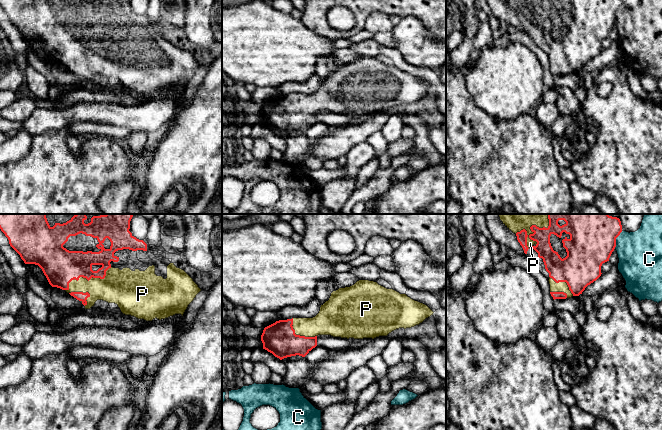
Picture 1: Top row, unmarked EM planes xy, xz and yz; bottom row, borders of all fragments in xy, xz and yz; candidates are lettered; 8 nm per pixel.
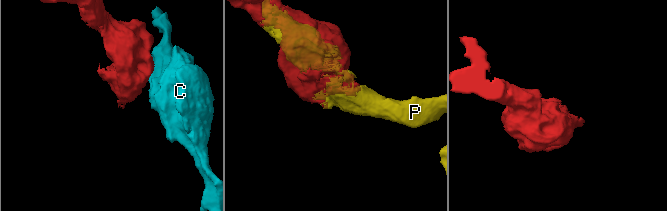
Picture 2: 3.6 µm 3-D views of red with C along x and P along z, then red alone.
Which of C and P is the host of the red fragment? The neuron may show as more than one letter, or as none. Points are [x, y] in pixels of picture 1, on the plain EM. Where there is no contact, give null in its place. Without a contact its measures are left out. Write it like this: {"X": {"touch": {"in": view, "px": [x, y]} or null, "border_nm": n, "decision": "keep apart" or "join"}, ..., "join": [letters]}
{"C": {"touch": {"in": "yz", "px": [615, 16]}, "border_nm": 160, "decision": "keep apart"}, "P": {"touch": {"in": "yz", "px": [531, 6]}, "border_nm": 280, "decision": "join"}, "join": ["P"]}

